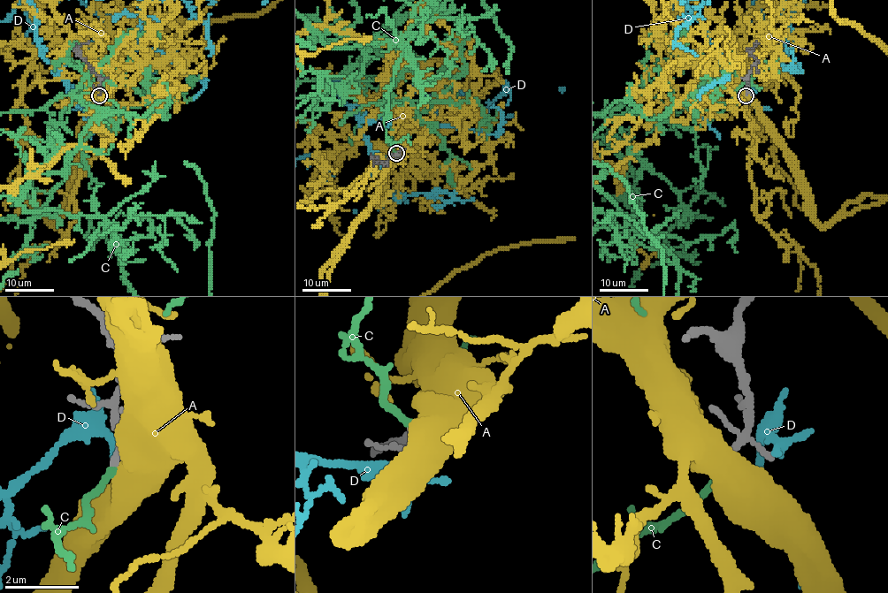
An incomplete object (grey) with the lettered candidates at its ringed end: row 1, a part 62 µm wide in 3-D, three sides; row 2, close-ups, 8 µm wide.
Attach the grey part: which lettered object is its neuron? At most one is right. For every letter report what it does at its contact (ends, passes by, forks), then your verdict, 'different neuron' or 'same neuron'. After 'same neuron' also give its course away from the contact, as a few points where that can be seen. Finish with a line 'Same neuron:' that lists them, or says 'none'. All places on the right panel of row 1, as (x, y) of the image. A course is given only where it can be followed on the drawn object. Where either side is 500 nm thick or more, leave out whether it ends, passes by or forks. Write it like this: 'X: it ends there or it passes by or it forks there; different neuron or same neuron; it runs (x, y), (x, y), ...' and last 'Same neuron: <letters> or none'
A: different neuron
C: it ends there; same neuron
D: it passes by; different neuron
Same neuron: C

